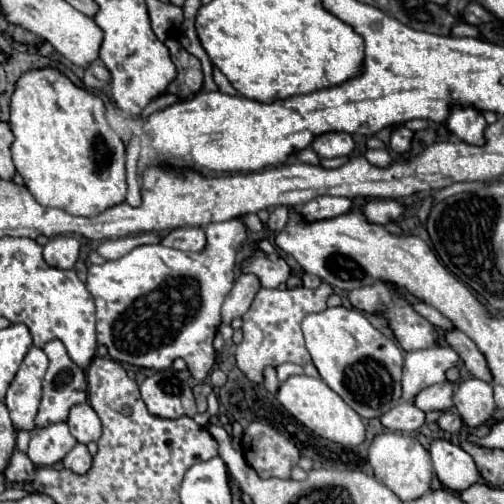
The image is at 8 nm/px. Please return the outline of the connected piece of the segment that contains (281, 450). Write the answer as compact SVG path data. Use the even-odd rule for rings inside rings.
M254 421L244 429L242 453L248 465L260 477L288 479L290 469L298 463L300 451L272 425Z

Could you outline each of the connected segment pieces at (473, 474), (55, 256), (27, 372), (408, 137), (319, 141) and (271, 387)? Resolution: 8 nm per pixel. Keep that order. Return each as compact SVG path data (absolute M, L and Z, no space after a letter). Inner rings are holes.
M434 439L430 445L430 457L438 479L452 491L460 493L480 481L480 473L472 457L448 439Z
M52 237L44 245L44 261L50 267L58 269L72 269L80 253L80 241L74 237Z
M32 347L24 357L14 381L6 393L6 407L16 431L34 431L36 413L42 397L42 377L48 367L48 357L42 349Z
M398 125L398 127L392 129L390 149L394 149L400 155L404 155L410 149L410 141L412 141L412 131L410 129L406 129L404 125Z
M324 133L314 139L312 149L320 157L342 157L350 155L350 151L354 149L354 141L350 133Z
M268 367L264 369L264 387L274 395L278 391L278 377L276 377L276 369L274 367Z

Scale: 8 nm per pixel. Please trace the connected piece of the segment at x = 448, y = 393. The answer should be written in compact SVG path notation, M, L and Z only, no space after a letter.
M440 383L422 389L412 403L422 411L436 411L436 409L452 409L452 383Z

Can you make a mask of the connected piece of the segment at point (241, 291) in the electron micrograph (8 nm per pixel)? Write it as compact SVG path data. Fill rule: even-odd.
M242 273L236 279L232 291L228 293L228 297L222 305L222 321L230 323L234 317L242 317L248 311L248 307L252 305L252 301L254 301L256 293L260 291L260 287L262 285L260 285L260 279L256 275Z

